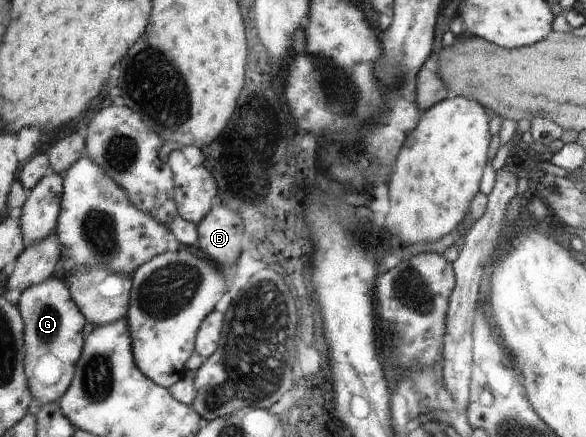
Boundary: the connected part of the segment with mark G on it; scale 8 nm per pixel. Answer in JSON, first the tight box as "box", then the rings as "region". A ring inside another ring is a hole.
{"box":[16,275,84,404],"region":[[[62,275],[44,280],[42,284],[30,286],[16,296],[24,323],[23,369],[32,396],[36,402],[52,404],[66,394],[75,374],[76,362],[82,352],[82,328],[84,315],[72,300],[71,291]]]}

